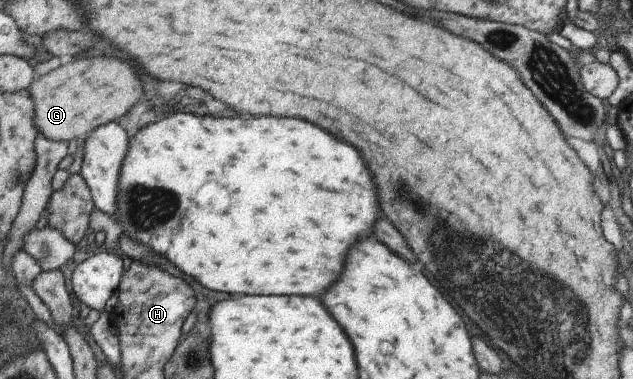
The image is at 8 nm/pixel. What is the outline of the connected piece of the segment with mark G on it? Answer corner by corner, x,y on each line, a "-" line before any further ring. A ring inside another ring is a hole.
82,58
67,66
59,66
55,70
33,79
27,88
34,106
34,125
37,132
54,141
78,140
84,138
98,126
117,122
141,98
141,80
135,70
117,58

